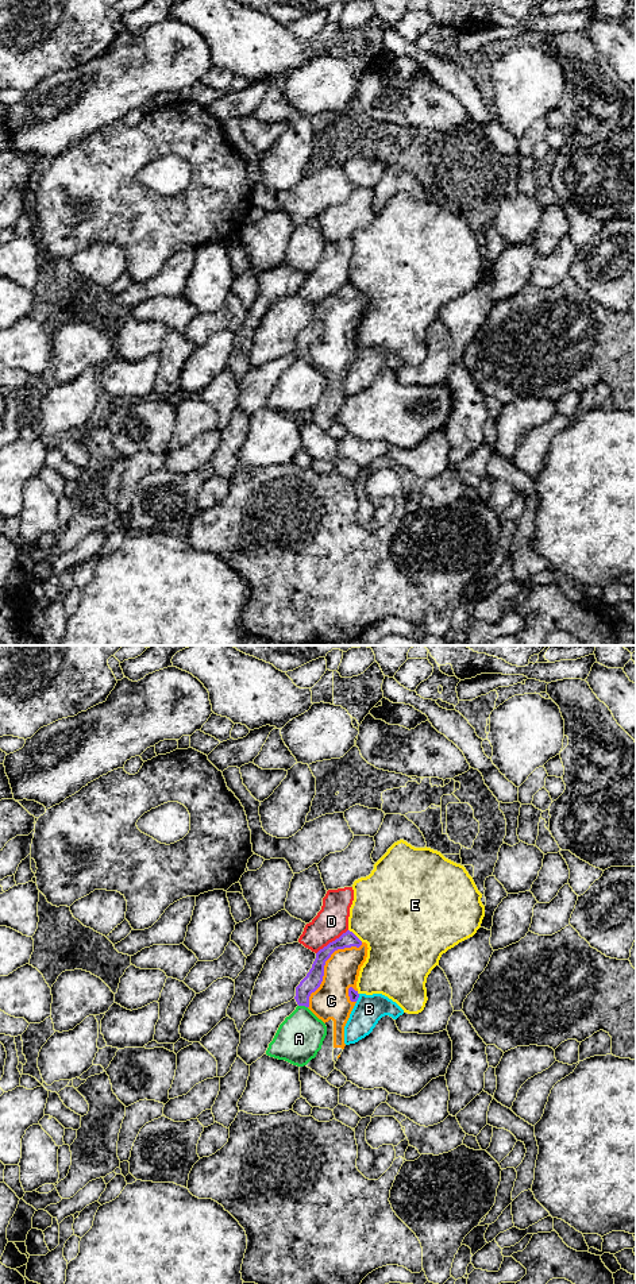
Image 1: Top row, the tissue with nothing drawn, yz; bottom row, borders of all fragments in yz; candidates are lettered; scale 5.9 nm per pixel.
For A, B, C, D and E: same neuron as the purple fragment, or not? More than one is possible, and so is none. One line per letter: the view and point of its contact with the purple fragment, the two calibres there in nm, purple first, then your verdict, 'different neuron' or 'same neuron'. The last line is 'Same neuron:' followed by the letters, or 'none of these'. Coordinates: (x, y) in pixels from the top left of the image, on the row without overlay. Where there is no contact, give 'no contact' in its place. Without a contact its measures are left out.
A: yz (303, 357) | 100/280 nm | different neuron
B: yz (358, 349) | 60/180 nm | different neuron
C: yz (324, 316) | 100/220 nm | same neuron
D: yz (332, 293) | 100/190 nm | different neuron
E: yz (354, 286) | 90/460 nm | different neuron
Same neuron: C

